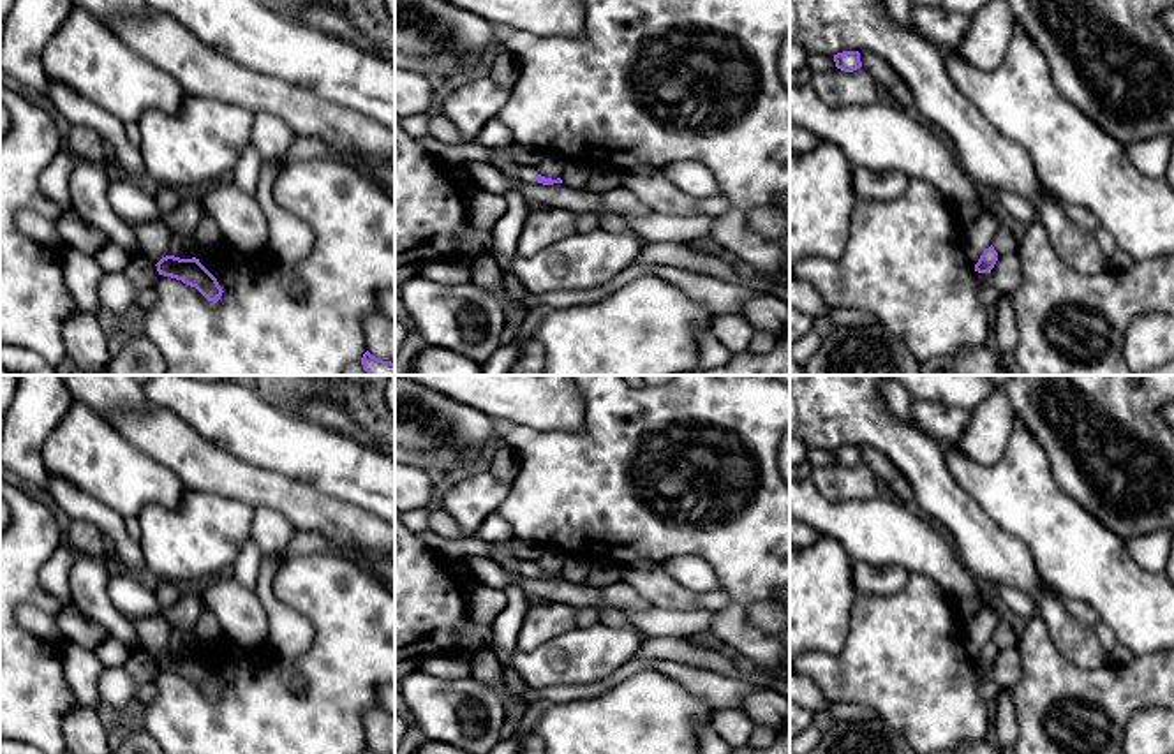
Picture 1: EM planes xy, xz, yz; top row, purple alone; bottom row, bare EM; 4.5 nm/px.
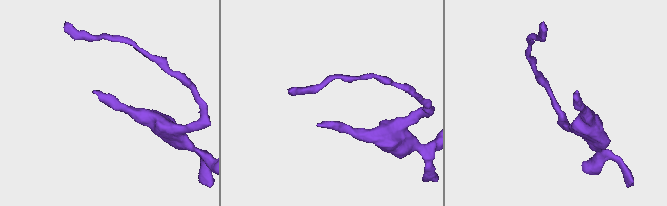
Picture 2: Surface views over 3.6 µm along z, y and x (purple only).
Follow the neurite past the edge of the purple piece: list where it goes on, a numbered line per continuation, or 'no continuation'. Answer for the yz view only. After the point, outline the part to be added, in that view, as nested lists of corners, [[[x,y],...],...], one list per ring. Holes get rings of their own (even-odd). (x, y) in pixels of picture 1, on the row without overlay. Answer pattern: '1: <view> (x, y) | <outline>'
no continuation

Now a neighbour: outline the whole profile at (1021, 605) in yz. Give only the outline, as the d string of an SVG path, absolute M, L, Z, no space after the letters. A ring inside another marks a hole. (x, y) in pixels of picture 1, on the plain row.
M996 583L992 587L1021 624L1028 622L1037 615L1035 602L1019 588L1003 583Z

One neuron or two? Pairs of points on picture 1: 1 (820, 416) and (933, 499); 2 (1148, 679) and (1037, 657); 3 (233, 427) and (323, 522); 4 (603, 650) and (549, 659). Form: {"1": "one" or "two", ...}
{"1": "one", "2": "one", "3": "two", "4": "one"}

